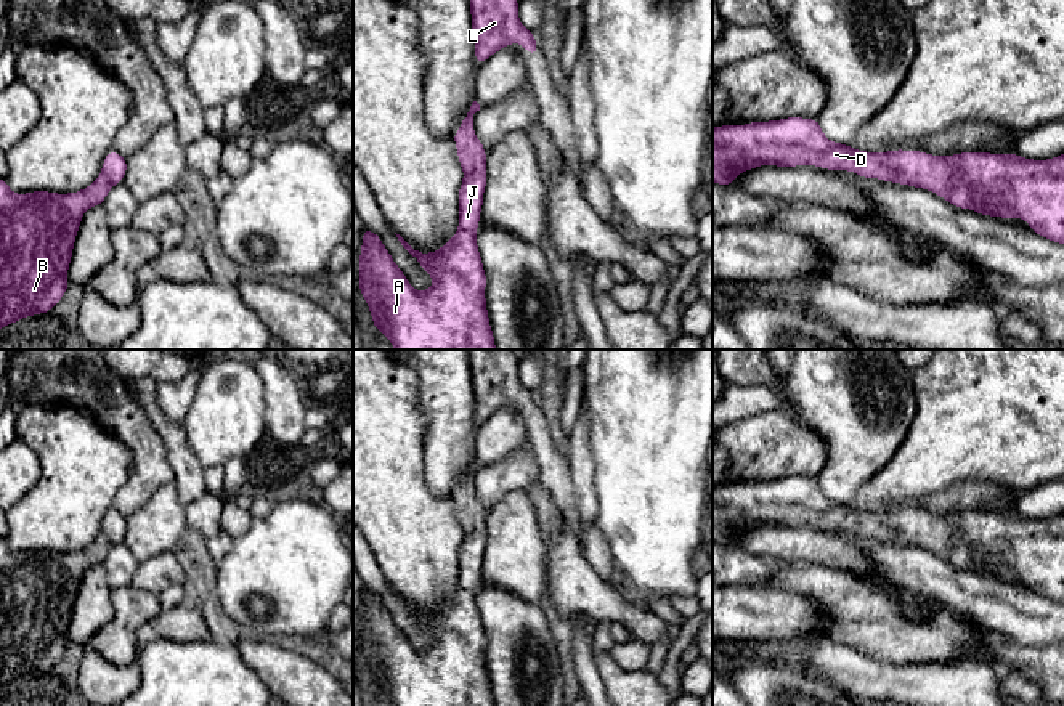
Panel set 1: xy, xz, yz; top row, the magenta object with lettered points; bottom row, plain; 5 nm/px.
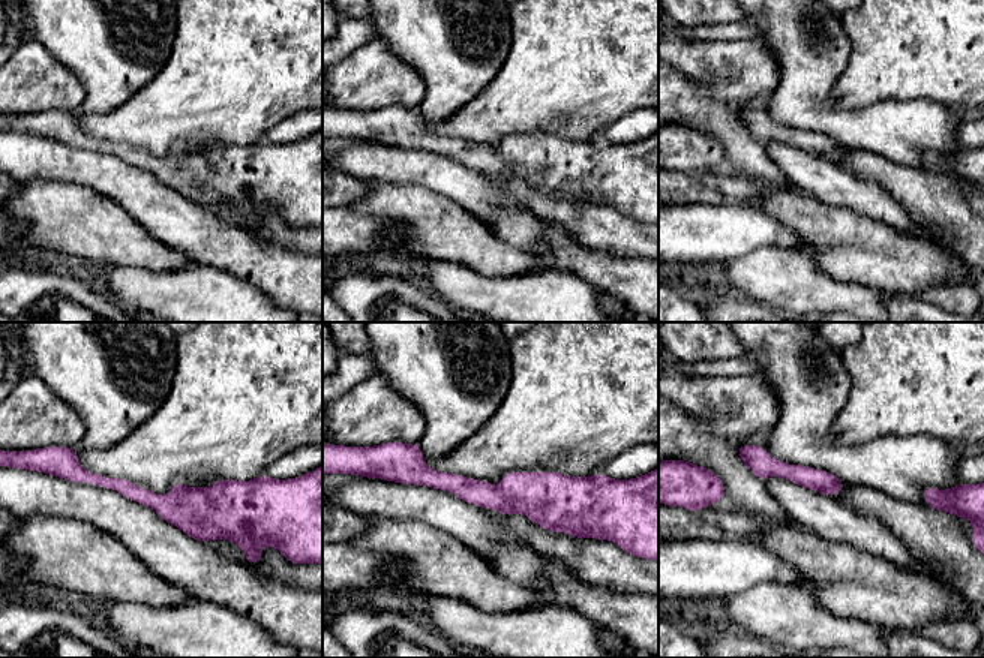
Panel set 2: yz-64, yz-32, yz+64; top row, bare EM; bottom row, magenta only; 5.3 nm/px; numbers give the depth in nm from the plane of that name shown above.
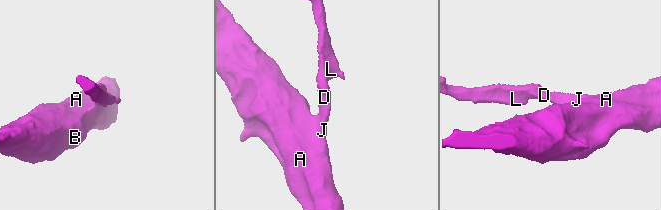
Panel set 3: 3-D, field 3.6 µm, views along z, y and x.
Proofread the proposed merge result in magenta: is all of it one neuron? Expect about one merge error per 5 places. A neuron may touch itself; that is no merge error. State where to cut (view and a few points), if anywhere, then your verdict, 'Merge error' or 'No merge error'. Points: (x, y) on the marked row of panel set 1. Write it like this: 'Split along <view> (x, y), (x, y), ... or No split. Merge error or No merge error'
No split. No merge error

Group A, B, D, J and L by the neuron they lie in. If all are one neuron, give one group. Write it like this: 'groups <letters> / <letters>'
groups A B D J L

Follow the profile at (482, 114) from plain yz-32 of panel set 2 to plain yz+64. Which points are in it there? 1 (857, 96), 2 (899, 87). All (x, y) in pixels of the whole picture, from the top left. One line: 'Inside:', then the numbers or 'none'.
Inside: 1, 2

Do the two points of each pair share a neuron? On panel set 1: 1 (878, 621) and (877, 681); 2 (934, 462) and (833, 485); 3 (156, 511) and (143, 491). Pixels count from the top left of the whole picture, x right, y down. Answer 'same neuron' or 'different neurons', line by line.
1: different neurons
2: different neurons
3: different neurons

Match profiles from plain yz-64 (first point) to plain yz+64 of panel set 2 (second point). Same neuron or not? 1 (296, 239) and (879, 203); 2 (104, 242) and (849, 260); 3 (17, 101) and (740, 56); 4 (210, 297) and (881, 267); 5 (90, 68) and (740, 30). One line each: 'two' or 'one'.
1: one
2: one
3: one
4: two
5: two

